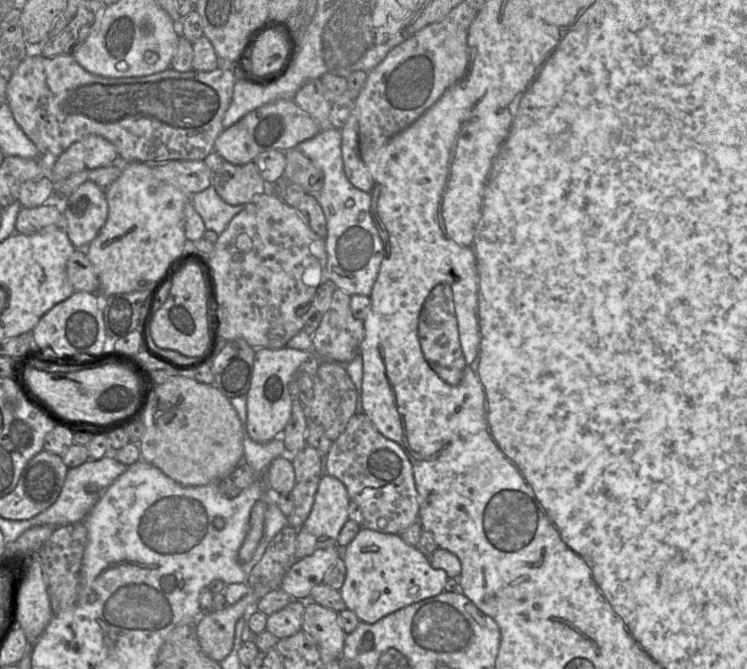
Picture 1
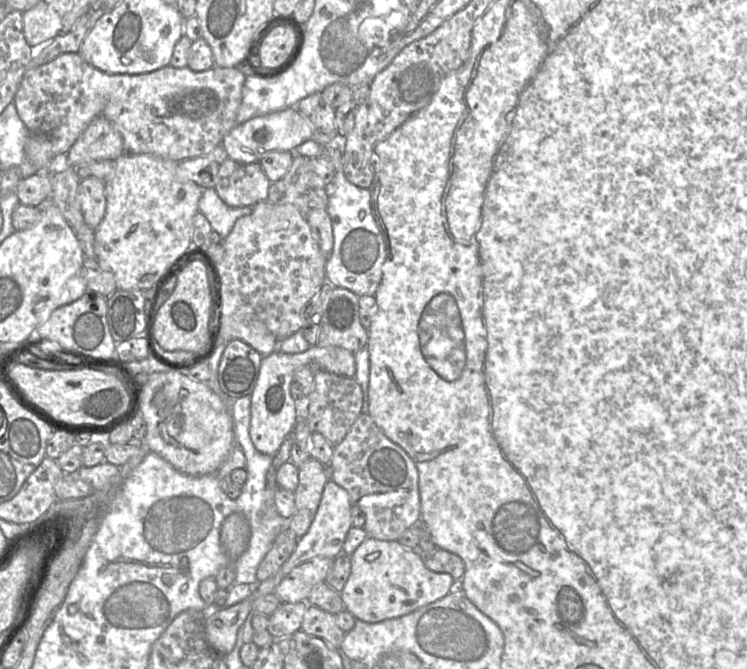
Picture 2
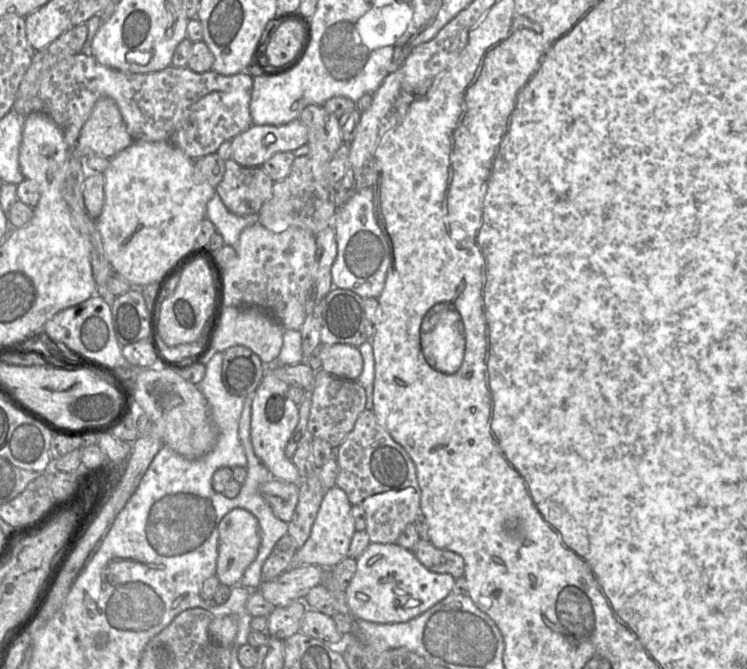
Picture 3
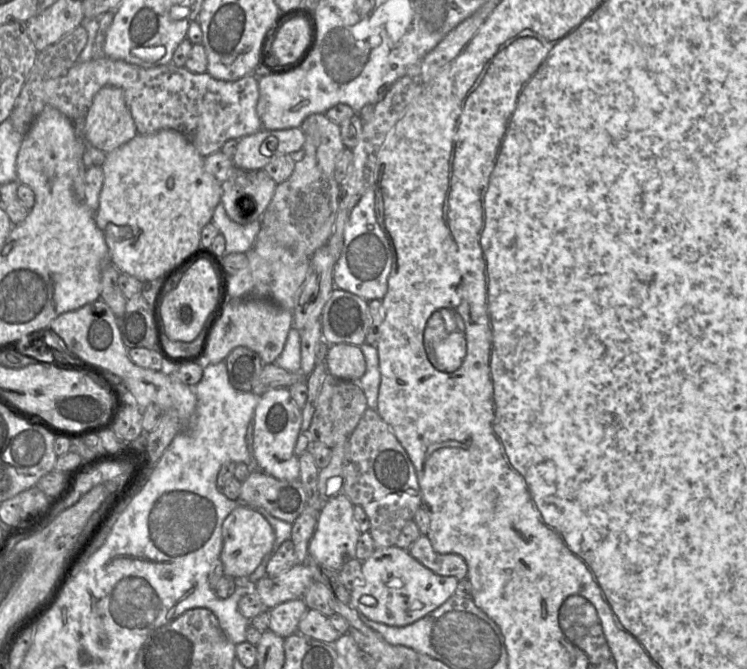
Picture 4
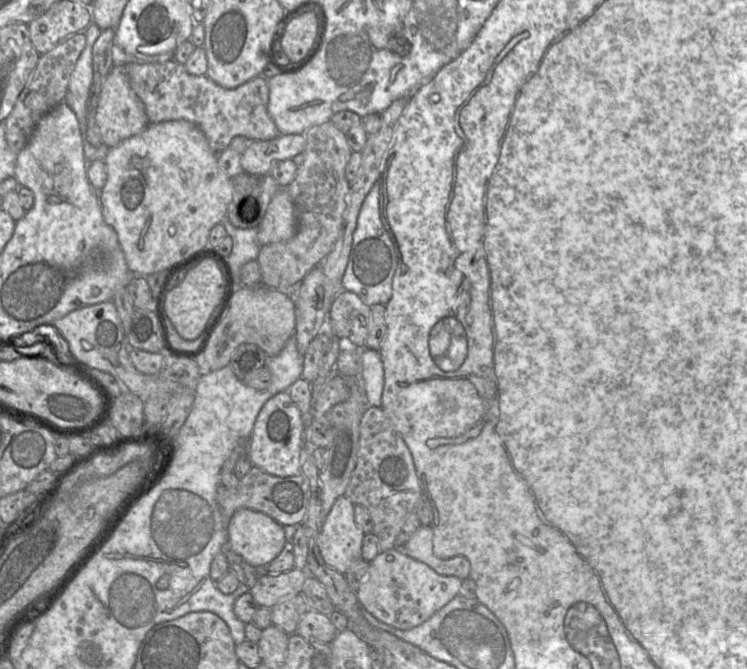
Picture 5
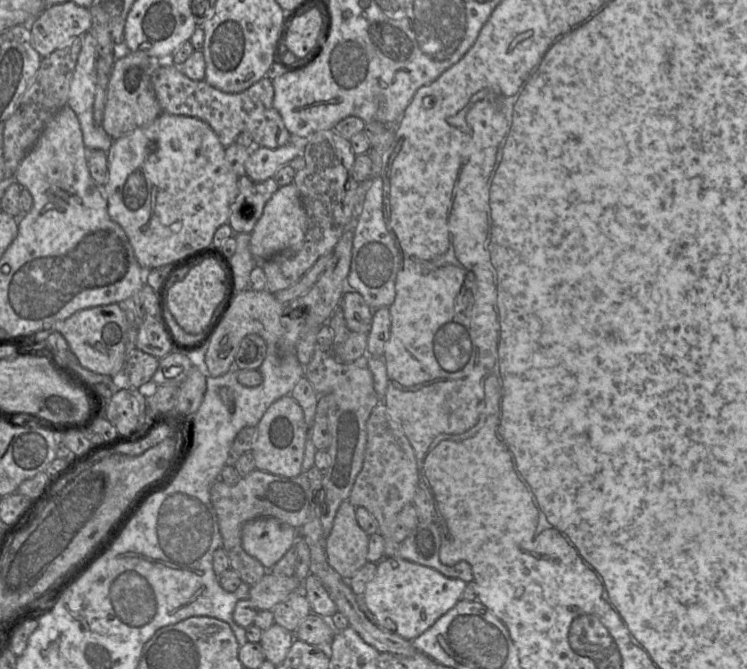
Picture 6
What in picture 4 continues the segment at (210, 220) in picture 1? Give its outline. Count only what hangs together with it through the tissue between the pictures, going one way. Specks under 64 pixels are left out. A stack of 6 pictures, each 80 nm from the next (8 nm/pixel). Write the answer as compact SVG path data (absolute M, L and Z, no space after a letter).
M221 202L216 206L211 222L225 238L225 254L247 253L253 248L260 232L260 221L238 224L228 217Z

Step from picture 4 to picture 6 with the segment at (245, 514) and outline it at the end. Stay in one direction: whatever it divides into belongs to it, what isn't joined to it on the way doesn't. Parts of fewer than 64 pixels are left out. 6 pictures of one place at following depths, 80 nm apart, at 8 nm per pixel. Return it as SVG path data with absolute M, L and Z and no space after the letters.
M259 517L244 523L242 547L270 570L295 545L297 529L274 517Z

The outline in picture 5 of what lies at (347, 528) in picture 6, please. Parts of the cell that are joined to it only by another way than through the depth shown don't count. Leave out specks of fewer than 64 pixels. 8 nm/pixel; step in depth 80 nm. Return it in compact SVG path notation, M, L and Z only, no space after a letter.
M340 496L323 521L317 537L317 546L325 563L344 575L353 564L362 559L364 535L363 530L355 522L354 504L347 497Z

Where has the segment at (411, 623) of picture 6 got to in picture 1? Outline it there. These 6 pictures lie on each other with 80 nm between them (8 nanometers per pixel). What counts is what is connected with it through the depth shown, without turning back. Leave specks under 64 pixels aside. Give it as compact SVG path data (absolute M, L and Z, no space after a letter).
M362 526L350 544L342 549L342 559L346 566L346 577L339 590L340 595L346 609L354 612L361 622L368 624L411 604L439 595L444 591L449 579L444 570L433 568L429 557L423 555L417 546L406 544L401 536L373 531Z

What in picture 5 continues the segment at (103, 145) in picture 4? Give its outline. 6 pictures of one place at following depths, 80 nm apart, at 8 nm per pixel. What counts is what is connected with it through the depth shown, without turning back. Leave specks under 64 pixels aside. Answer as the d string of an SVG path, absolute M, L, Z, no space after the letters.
M114 65L106 77L96 108L95 121L103 144L109 148L139 134L149 124L144 105L132 90L124 65Z

